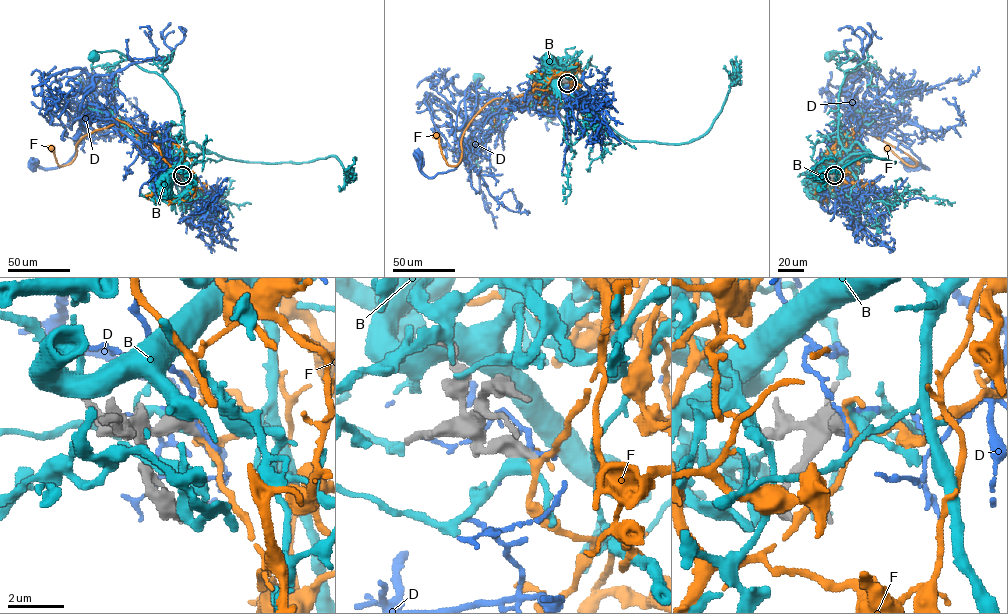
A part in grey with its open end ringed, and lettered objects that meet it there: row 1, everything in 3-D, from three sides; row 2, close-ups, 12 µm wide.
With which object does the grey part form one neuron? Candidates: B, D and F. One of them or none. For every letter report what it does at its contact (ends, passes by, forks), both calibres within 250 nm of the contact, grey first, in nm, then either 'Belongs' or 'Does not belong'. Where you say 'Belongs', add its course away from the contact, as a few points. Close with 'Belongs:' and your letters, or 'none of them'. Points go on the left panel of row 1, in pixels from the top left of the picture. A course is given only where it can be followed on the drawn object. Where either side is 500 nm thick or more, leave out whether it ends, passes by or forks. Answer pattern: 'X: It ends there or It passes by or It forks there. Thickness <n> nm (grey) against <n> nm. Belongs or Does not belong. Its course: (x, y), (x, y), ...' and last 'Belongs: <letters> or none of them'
B: Thickness 600 nm (grey) against 440 nm. Belongs. Its course: (182, 175), (170, 175), (182, 164), (185, 169), (186, 151), (171, 86), (116, 51), (94, 56)
D: Thickness 500 nm (grey) against 120 nm. Does not belong
F: It forks there. Thickness 440 nm (grey) against 190 nm. Does not belong
Belongs: B

